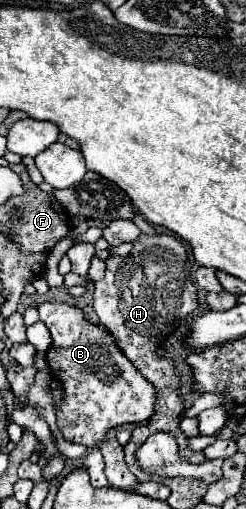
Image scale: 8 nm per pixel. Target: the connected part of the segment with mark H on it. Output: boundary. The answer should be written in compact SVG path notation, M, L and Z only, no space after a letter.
M158 232L156 236L140 234L136 242L132 242L132 250L126 256L112 256L106 260L106 276L94 284L94 310L100 318L100 324L116 338L118 348L126 354L126 358L142 372L142 376L156 388L154 414L148 420L148 426L136 426L132 430L132 438L126 452L128 468L138 476L140 470L136 466L136 450L144 444L144 440L156 432L172 434L178 442L178 454L190 462L204 462L202 452L190 452L186 446L186 434L178 428L184 404L180 402L180 378L176 376L176 368L166 358L158 358L158 344L174 330L176 322L188 320L196 308L196 286L190 280L190 260L184 244L166 232Z

